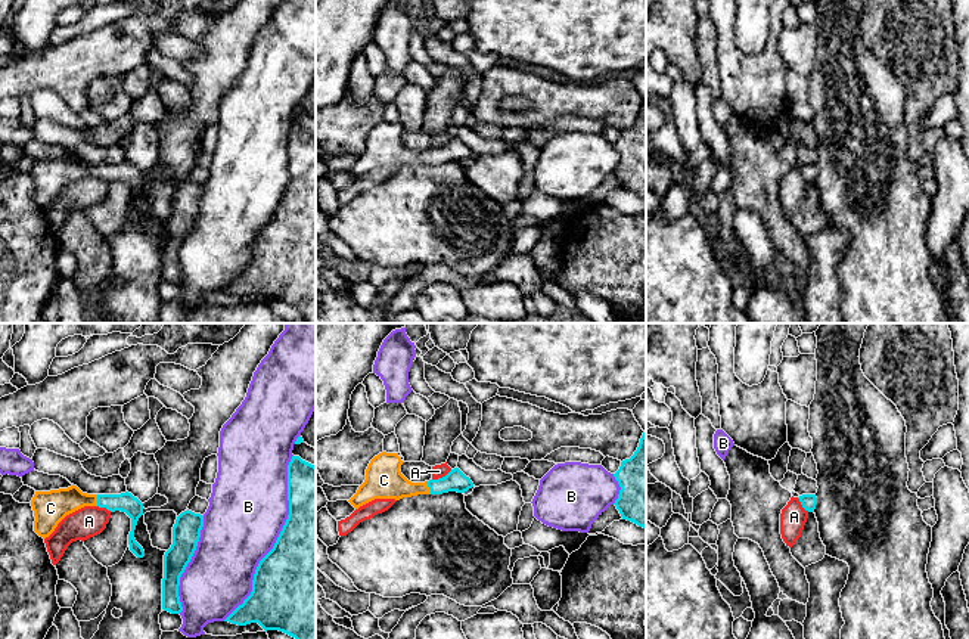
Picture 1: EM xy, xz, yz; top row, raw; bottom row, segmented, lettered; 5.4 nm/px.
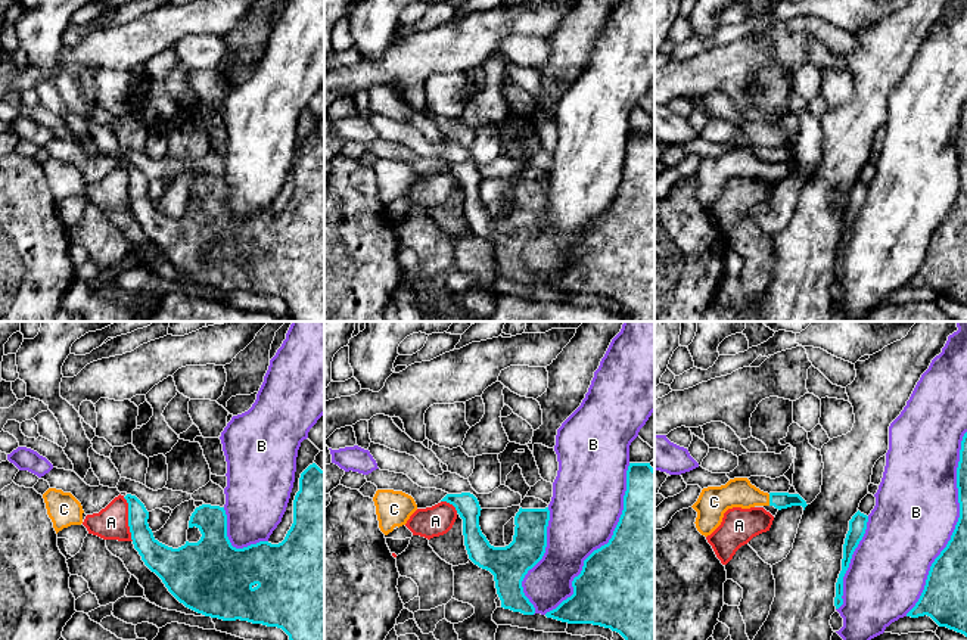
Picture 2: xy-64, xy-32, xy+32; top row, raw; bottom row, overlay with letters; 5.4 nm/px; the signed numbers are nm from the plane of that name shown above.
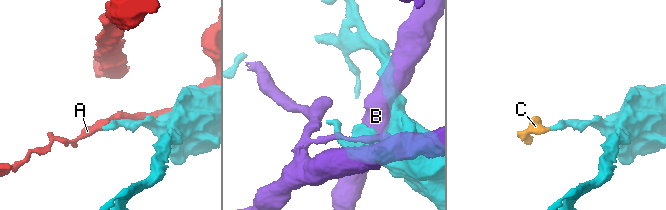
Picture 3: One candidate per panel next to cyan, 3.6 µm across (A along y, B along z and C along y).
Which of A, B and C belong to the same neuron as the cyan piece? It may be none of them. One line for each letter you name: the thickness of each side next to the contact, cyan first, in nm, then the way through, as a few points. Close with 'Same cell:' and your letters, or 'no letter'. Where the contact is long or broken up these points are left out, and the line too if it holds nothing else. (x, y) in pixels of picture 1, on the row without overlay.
C: 110/200 nm | across xz (455, 149), (440, 155), (428, 155), (398, 157), (384, 149)
Same cell: C

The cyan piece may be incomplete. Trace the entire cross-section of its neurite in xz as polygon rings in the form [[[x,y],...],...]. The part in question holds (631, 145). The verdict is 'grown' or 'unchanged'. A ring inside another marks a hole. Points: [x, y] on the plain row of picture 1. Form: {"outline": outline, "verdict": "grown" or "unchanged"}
{"outline": [[[646,102],[634,124],[621,131],[614,146],[621,156],[614,174],[622,189],[646,198]]], "verdict": "unchanged"}

